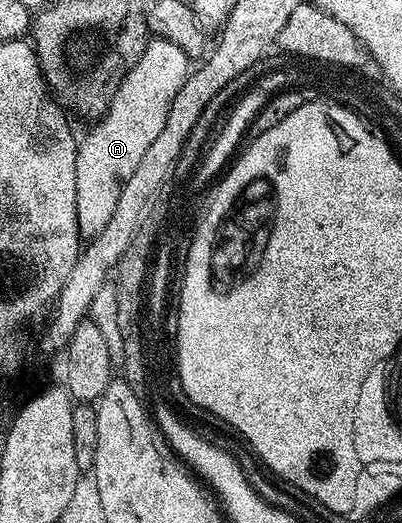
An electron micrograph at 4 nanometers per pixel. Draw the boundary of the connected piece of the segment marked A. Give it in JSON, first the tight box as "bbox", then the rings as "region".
{"bbox":[76,37,191,236],"region":[[[155,37],[148,40],[144,53],[118,82],[116,92],[104,115],[90,126],[92,129],[87,136],[82,136],[76,155],[76,215],[82,236],[97,235],[111,221],[119,193],[122,192],[122,185],[127,177],[131,177],[132,170],[142,167],[146,162],[148,146],[163,129],[170,103],[182,88],[190,70],[191,60],[181,46],[175,45],[170,39]]]}

